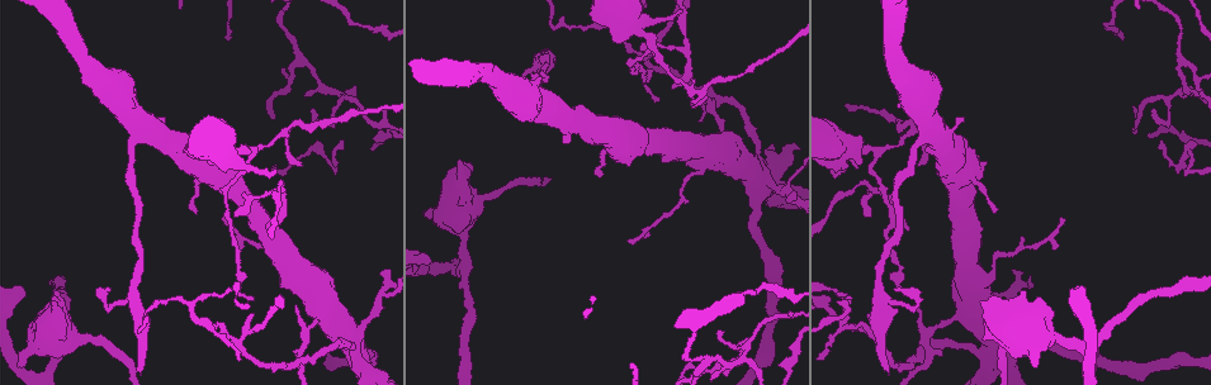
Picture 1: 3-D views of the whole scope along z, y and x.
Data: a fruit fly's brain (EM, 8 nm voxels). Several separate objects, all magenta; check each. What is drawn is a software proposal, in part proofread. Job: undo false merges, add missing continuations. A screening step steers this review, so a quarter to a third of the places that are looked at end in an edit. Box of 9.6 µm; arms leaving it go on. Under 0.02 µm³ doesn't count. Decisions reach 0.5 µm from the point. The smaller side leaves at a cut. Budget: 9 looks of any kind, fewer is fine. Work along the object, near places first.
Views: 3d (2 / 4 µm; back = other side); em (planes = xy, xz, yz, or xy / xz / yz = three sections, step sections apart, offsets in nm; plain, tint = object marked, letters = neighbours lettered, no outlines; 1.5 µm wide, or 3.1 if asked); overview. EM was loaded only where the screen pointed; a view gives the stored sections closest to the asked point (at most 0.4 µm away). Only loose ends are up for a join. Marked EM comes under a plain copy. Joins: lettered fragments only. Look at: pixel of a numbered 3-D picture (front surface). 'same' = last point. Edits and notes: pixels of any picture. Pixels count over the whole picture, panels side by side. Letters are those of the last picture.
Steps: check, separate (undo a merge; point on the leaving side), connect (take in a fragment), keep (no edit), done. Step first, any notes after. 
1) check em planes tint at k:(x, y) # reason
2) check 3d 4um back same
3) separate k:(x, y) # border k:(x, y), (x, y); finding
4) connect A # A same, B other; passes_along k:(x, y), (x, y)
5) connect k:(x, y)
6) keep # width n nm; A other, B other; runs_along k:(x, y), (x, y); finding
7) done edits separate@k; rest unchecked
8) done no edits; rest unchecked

check 3d 2um at 1:(738, 358) # sharp bend

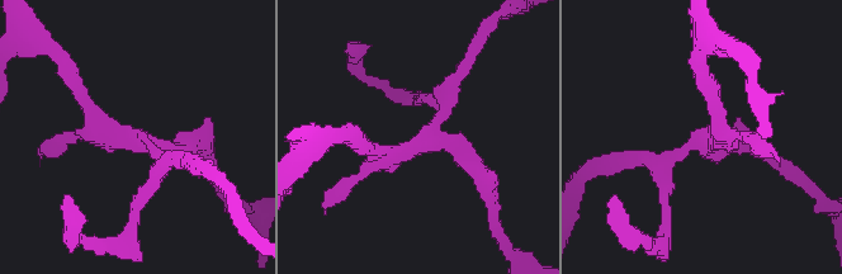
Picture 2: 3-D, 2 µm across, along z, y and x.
check em planes letters at 2:(426, 141)

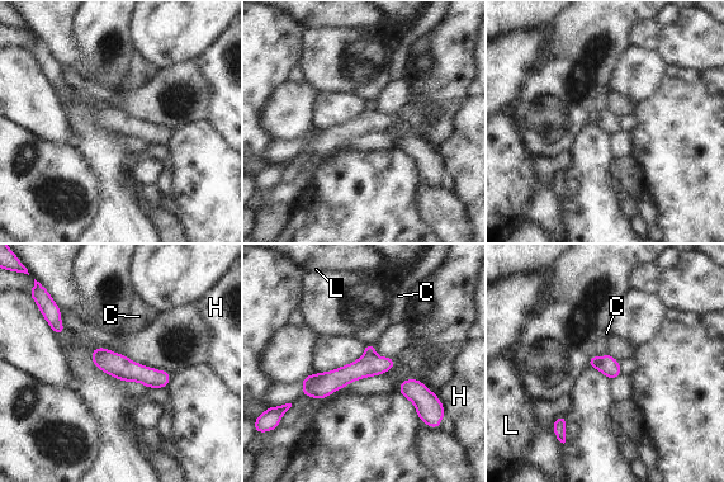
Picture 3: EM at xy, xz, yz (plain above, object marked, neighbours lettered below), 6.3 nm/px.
separate 3:(369, 348) # longest_contact H 100 nm; C other, H other, L other; a second neuron is stuck on

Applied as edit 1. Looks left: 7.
check em planes tint at 1:(317, 314) # thick turns thin

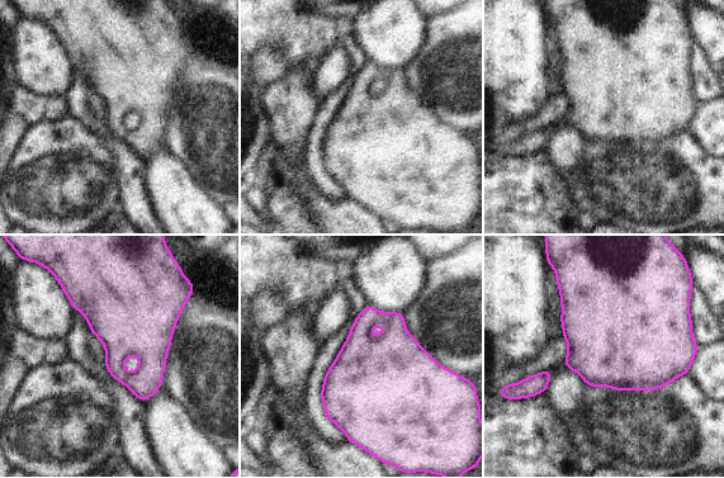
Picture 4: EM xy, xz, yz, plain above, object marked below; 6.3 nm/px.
check em planes letters same # what lies round it

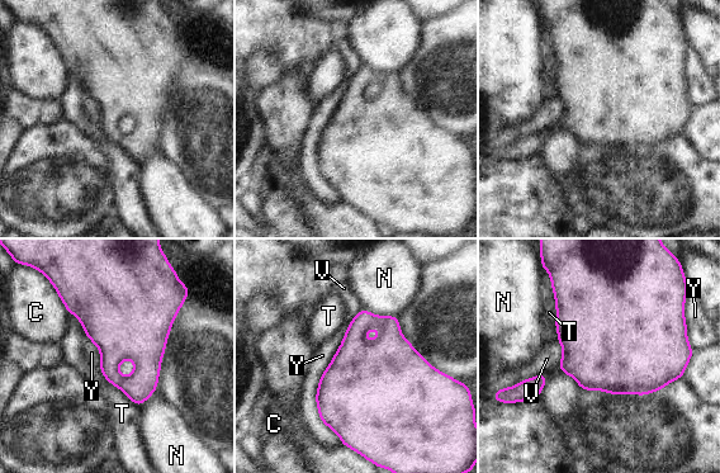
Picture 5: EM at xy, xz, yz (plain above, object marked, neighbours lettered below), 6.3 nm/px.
keep # C other, N other, T other, V other, Y other; border 5:(345, 334), (316, 393), (340, 443); all the same neuron

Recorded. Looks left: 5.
done edits separate@3; rest unchecked

